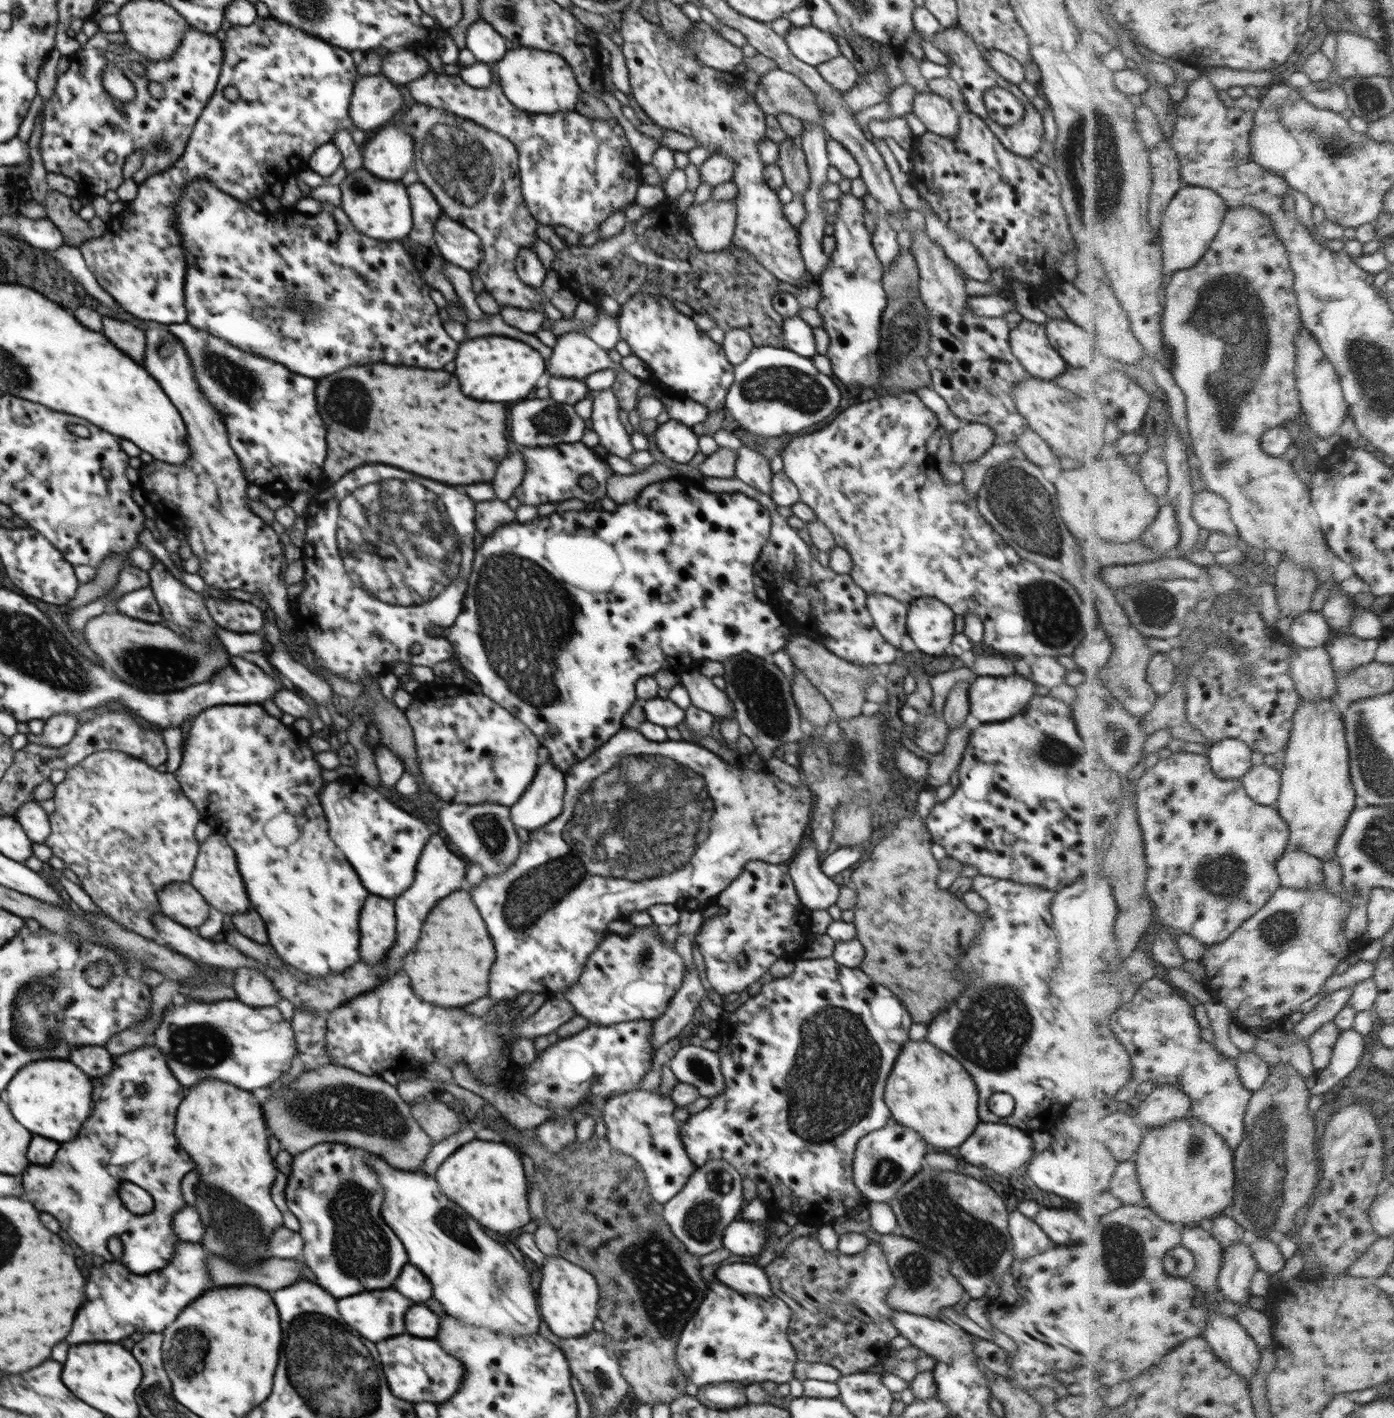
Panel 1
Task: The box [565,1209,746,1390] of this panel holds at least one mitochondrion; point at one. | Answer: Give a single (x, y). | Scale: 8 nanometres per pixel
(668, 1304)

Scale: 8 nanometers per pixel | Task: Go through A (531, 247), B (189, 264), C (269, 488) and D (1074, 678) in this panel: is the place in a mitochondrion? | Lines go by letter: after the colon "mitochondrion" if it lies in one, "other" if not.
A: other
B: other
C: other
D: other

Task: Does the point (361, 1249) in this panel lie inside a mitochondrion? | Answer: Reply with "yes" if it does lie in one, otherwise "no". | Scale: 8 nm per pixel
yes

